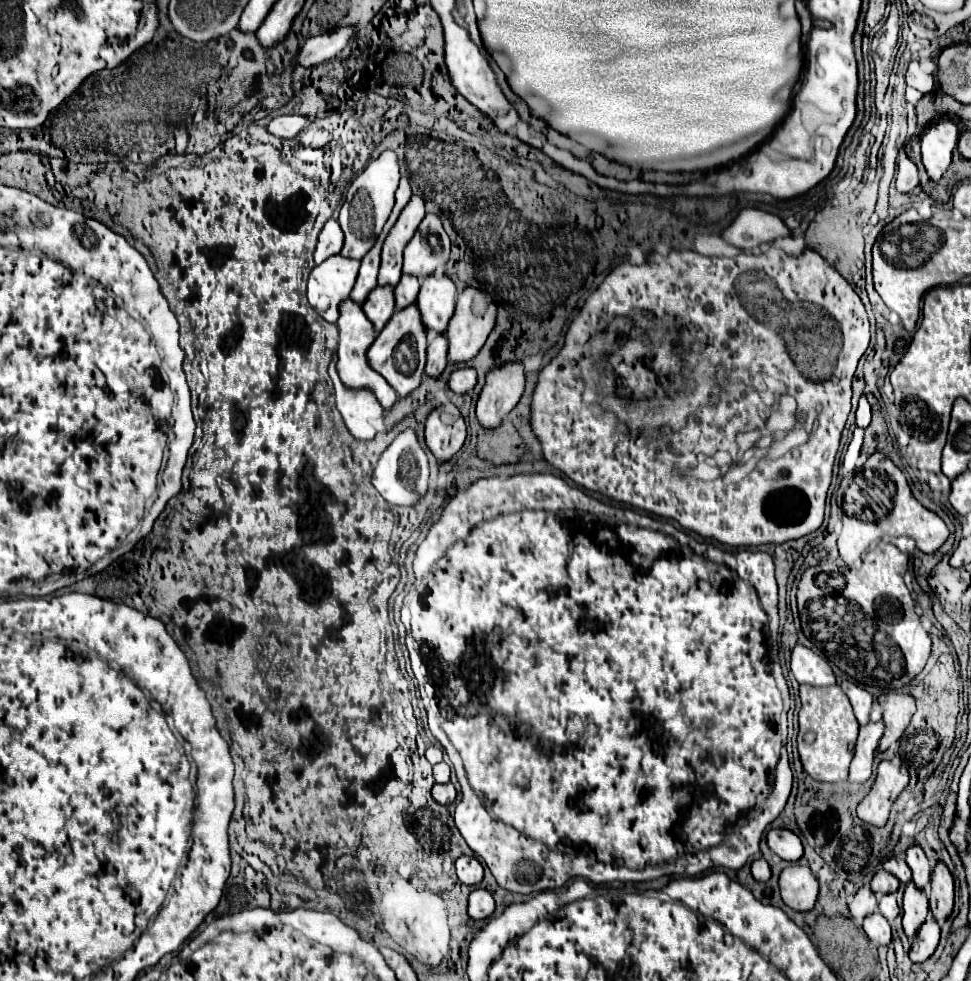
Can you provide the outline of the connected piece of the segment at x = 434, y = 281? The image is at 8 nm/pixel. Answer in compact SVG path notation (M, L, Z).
M446 274L442 278L426 276L418 294L418 308L422 312L422 322L428 330L446 332L448 320L454 312L456 302L456 284Z

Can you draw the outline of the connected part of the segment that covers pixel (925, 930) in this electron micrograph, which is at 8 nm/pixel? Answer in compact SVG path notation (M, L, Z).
M930 914L928 920L920 926L920 932L916 934L912 948L910 948L910 960L912 962L924 962L930 958L930 954L936 950L940 940L940 926L936 924L936 918Z

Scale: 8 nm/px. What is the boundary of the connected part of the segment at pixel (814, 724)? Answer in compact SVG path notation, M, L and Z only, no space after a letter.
M800 684L800 732L798 732L798 752L804 770L822 782L842 782L848 778L848 766L854 754L854 744L858 736L858 722L852 714L850 700L838 684L828 688L814 688Z

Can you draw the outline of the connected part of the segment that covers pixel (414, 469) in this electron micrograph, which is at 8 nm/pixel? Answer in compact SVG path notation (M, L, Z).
M414 428L400 430L396 438L390 442L390 446L380 454L376 468L372 472L372 484L382 494L382 498L388 500L390 504L412 506L422 498L428 486L428 458L418 442Z

